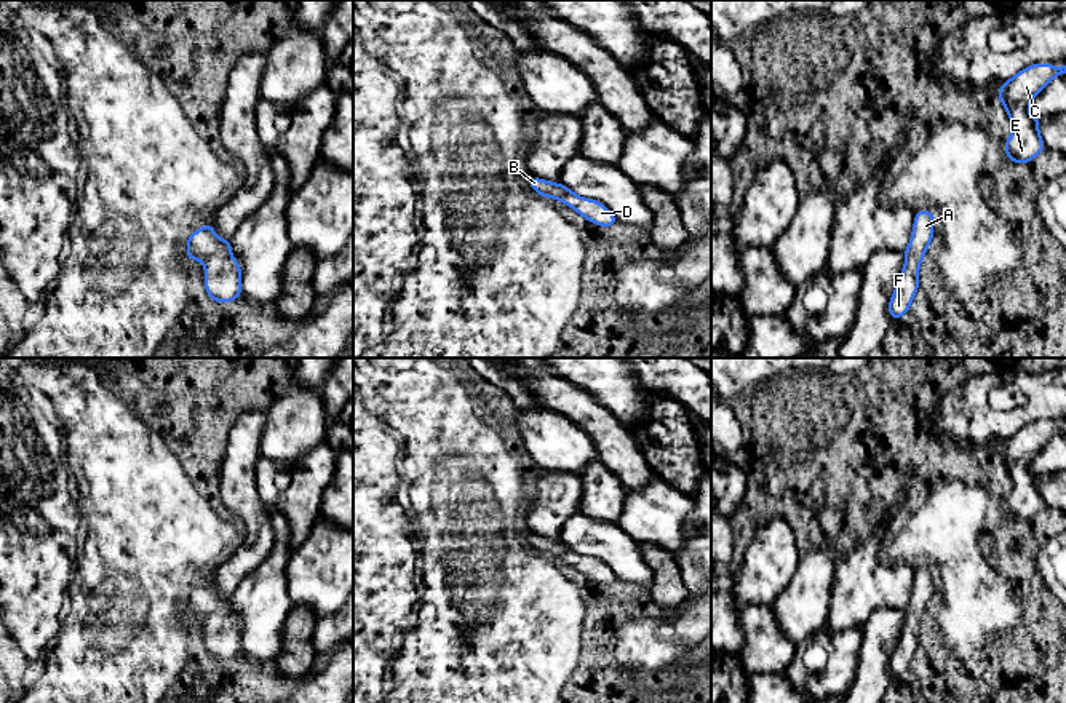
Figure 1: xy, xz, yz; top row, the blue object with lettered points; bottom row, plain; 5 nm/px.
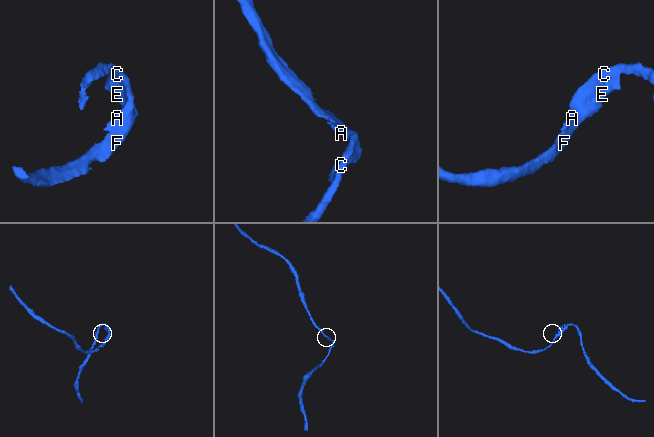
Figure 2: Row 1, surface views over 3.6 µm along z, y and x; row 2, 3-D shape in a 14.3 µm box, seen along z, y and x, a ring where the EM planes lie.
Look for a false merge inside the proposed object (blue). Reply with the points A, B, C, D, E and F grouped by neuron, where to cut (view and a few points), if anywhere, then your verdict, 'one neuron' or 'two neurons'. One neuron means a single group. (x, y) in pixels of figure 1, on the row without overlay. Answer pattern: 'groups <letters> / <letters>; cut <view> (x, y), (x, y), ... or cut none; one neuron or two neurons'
groups A B C D E F; cut none; one neuron

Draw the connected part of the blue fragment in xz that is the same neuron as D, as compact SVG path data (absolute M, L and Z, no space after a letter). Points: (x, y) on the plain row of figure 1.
M532 534L529 545L545 556L556 556L569 562L587 578L591 578L599 585L612 585L614 582L617 582L617 575L603 561L582 556L563 542L548 540Z

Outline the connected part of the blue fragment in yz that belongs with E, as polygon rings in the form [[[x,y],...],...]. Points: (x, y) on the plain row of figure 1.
[[[1048,420],[1032,422],[1004,439],[999,459],[1004,462],[1012,479],[1012,492],[1005,498],[1005,513],[1015,521],[1029,521],[1036,513],[1045,510],[1039,492],[1040,475],[1029,473],[1029,460],[1058,433],[1066,431],[1063,425]]]

